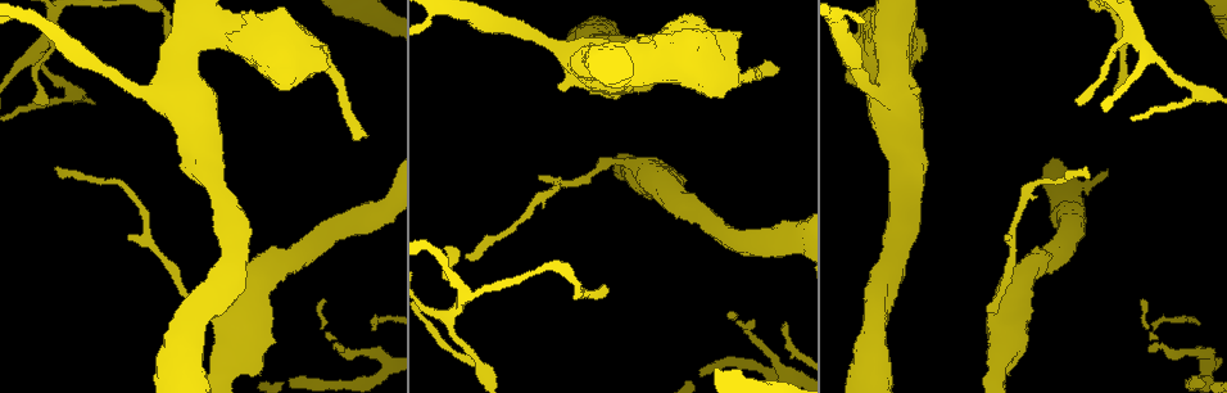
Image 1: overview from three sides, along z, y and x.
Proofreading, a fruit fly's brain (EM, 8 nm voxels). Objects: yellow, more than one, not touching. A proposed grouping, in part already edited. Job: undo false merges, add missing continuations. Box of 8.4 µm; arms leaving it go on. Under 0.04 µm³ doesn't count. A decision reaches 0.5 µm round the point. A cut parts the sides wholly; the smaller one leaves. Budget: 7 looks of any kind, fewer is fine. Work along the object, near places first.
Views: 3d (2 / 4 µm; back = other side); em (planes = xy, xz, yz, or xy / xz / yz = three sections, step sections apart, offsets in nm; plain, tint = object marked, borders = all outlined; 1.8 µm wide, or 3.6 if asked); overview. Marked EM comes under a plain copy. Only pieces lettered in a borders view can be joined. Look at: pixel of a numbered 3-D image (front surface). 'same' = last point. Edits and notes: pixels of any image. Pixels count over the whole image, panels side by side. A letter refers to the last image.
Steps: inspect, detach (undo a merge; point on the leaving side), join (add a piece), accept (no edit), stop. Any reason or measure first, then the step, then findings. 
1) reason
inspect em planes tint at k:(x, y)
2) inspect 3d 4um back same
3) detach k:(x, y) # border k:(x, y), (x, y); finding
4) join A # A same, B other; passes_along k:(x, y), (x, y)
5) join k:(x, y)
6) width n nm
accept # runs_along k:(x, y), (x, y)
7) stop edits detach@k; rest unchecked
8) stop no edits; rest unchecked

a fork
inspect em xz step 16 tint at 1:(40, 55)

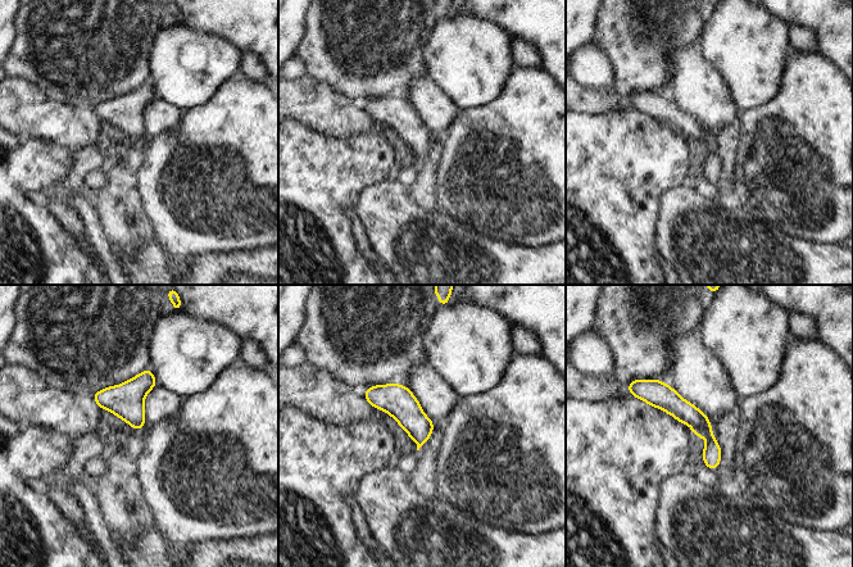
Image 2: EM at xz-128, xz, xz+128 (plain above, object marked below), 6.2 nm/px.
another direction
inspect em planes borders same

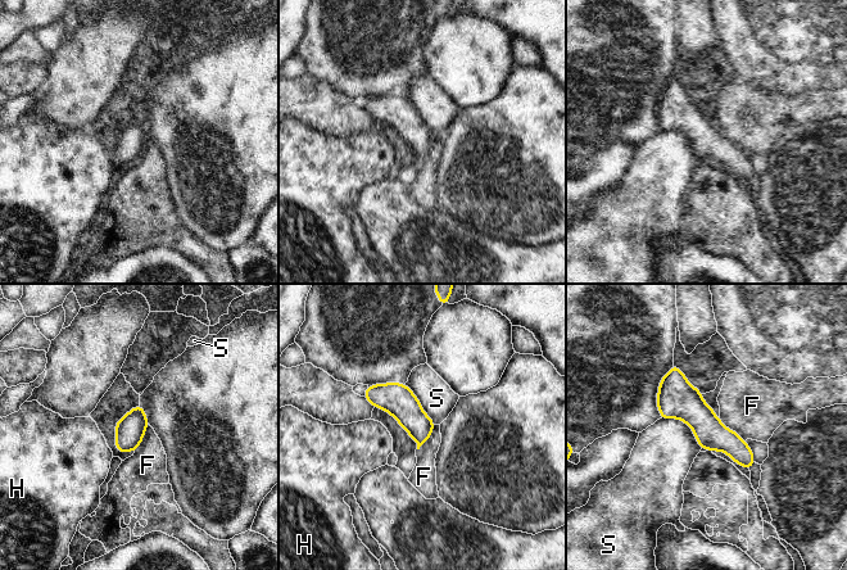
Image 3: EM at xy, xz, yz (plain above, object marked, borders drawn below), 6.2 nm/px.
accept # F other, H other, S other; runs_along 3:(673, 370), (675, 392), (748, 464); one neuron here

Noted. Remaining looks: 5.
an open end
inspect em planes borders at 1:(768, 62)

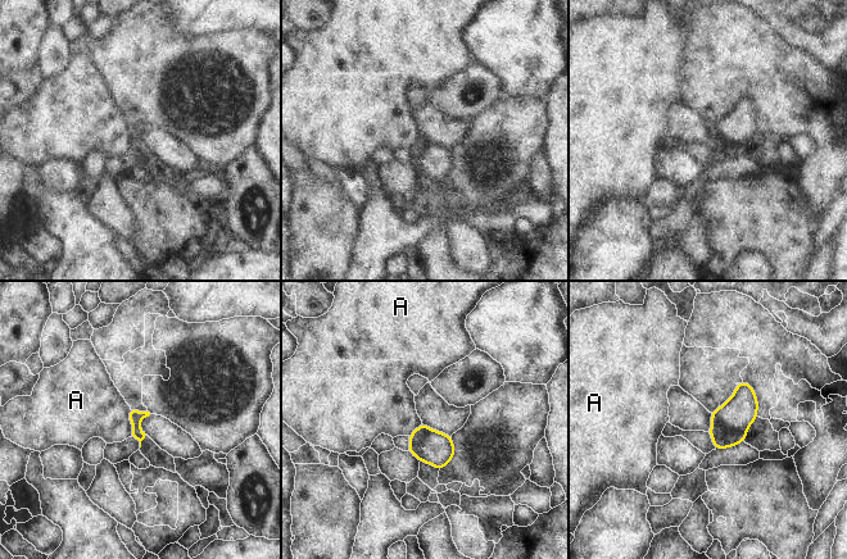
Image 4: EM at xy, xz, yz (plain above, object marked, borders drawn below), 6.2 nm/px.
accept # A other; border 4:(130, 407), (131, 436); none of them fits

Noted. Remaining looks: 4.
tapers out
inspect em planes borders at 1:(737, 324)

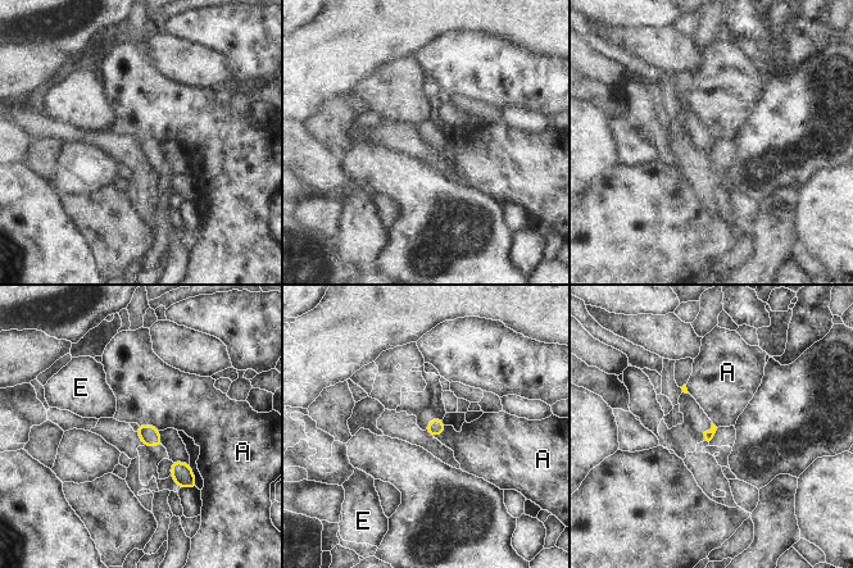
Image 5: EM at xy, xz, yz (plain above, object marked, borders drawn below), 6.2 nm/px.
accept # A other, E other; border 5:(137, 423), (154, 426), (159, 430); no lettered piece goes on from it

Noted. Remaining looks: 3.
stop no edits; rest unchecked

